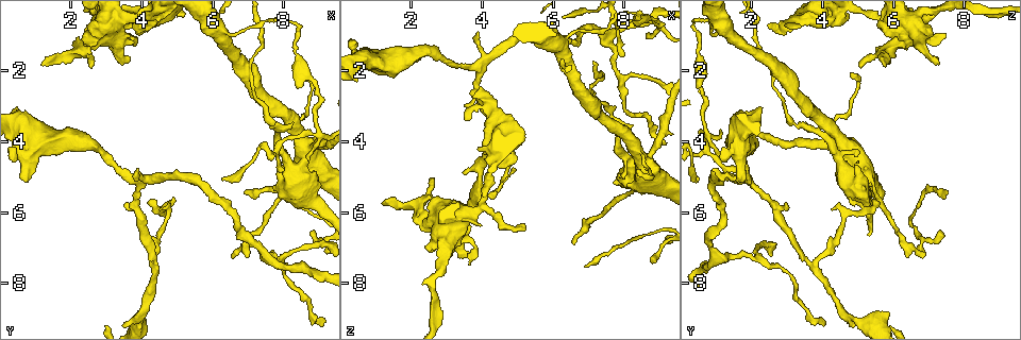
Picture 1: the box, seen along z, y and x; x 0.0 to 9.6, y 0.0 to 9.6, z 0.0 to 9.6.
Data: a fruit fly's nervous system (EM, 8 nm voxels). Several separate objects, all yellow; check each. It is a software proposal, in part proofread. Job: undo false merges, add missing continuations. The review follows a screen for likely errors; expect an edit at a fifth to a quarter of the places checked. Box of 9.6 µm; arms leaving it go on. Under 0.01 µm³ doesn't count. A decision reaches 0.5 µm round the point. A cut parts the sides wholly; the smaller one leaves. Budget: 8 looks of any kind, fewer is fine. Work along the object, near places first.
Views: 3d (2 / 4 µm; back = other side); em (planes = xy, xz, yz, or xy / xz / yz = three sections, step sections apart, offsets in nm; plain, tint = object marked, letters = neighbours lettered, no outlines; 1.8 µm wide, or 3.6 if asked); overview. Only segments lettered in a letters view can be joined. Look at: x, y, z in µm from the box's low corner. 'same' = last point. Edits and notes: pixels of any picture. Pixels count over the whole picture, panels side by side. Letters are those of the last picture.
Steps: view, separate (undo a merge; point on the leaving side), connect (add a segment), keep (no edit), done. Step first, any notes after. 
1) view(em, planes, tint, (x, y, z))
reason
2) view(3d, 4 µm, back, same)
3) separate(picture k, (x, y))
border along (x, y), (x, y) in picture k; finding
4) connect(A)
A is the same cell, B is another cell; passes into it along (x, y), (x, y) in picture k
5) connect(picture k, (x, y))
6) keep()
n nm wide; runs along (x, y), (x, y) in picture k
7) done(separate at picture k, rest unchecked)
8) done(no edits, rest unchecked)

view(3d, 2 µm, (4.15, 5.80, 5.50))
tapers out

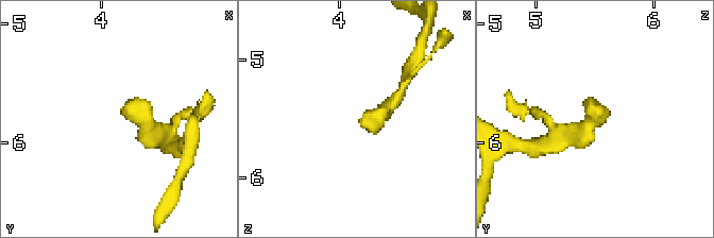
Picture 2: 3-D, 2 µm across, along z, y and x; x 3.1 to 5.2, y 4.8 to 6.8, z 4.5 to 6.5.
view(em, xz, step 8, tint, (4.22, 5.78, 5.52))
shape alone is not enough

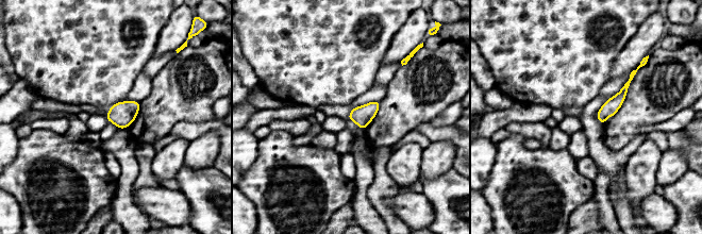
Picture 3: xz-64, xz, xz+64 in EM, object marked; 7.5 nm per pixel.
view(em, planes, letters, same)
another direction

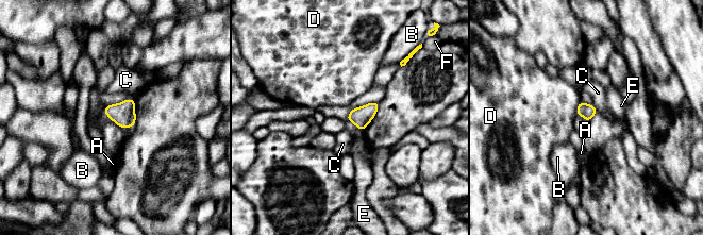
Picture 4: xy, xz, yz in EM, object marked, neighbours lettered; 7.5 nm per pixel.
keep()
A, B, C, D, E and F are other cells; border along (580, 100), (576, 106), (576, 115) in picture 4; no lettered segment goes on from it

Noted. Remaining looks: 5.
view(3d, 2 µm, back, (3.60, 1.70, 7.25))
free end

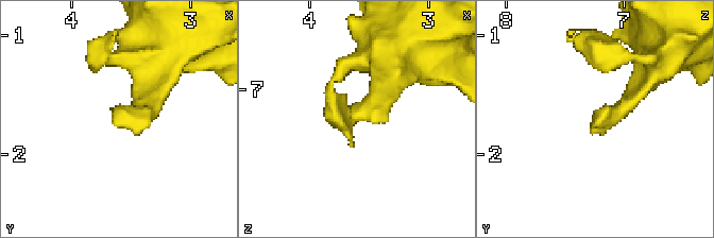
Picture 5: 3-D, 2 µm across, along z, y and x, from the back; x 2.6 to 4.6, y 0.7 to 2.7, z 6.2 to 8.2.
view(em, planes, letters, (3.62, 1.76, 7.28))

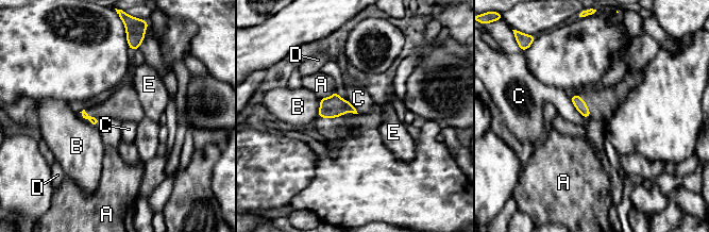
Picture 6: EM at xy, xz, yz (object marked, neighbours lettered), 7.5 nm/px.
keep()
A, B, C, D and E are other cells; border along (570, 97), (573, 105), (587, 118) in picture 6; no lettered segment goes on from it

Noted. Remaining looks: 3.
view(em, yz, step 8, tint, (4.35, 7.45, 3.60))
a fork

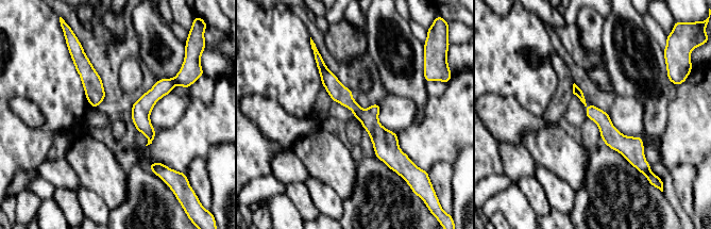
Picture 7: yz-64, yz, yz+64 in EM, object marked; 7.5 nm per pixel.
view(em, planes, tint, same)
another direction

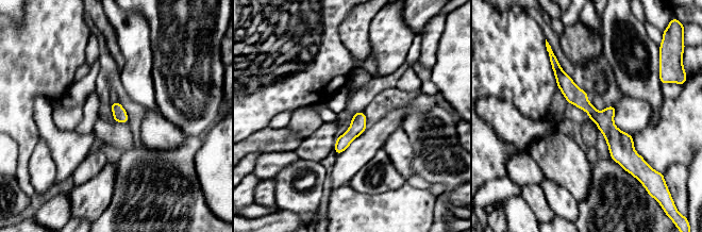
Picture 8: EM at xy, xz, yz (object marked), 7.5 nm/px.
view(em, planes, letters, same)
see the neighbours

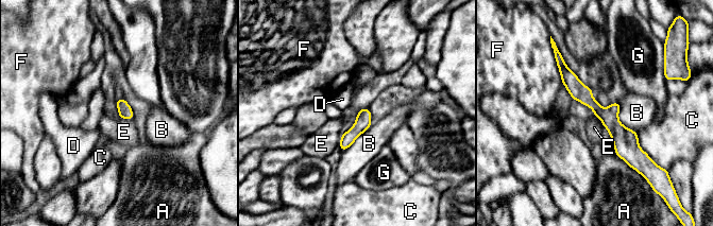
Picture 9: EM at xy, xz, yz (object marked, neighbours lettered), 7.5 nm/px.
keep()
A, B, C, D, E, F and G are other cells; runs along (559, 63), (574, 86), (644, 155) in picture 9; continuous, no second neuron

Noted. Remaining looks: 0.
done(no edits, rest unchecked)

